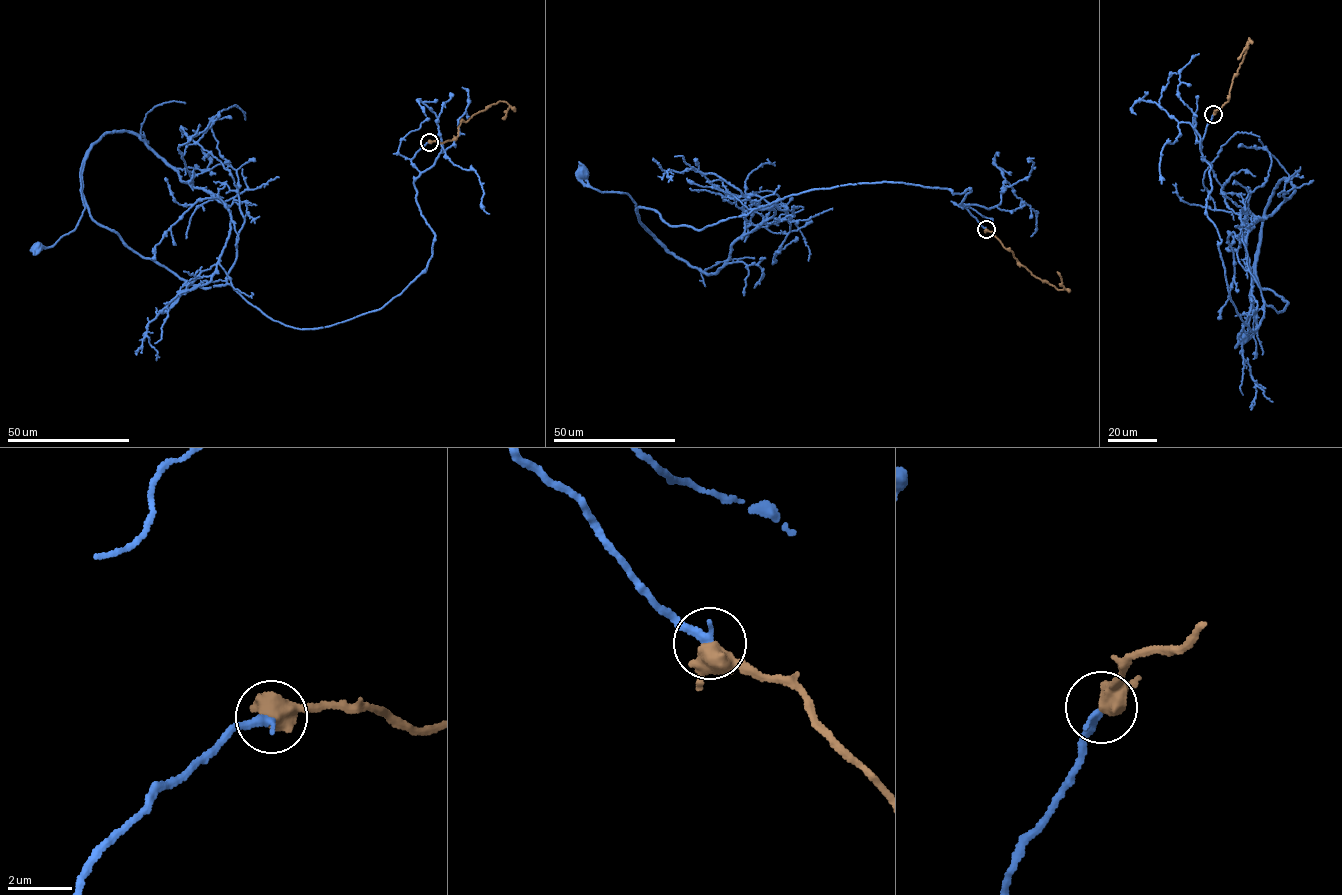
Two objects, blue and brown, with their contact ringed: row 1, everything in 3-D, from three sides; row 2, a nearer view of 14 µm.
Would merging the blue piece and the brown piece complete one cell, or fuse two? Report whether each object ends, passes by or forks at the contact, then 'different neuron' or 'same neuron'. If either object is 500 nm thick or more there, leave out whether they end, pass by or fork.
same neuron

